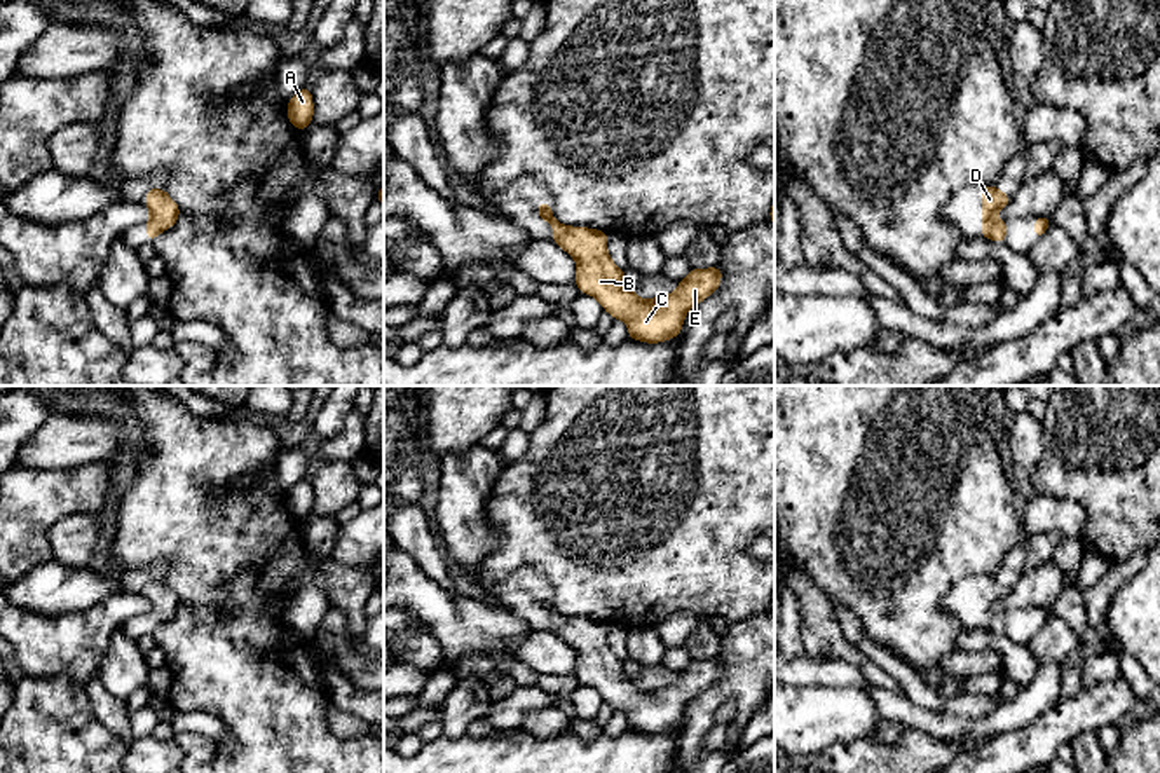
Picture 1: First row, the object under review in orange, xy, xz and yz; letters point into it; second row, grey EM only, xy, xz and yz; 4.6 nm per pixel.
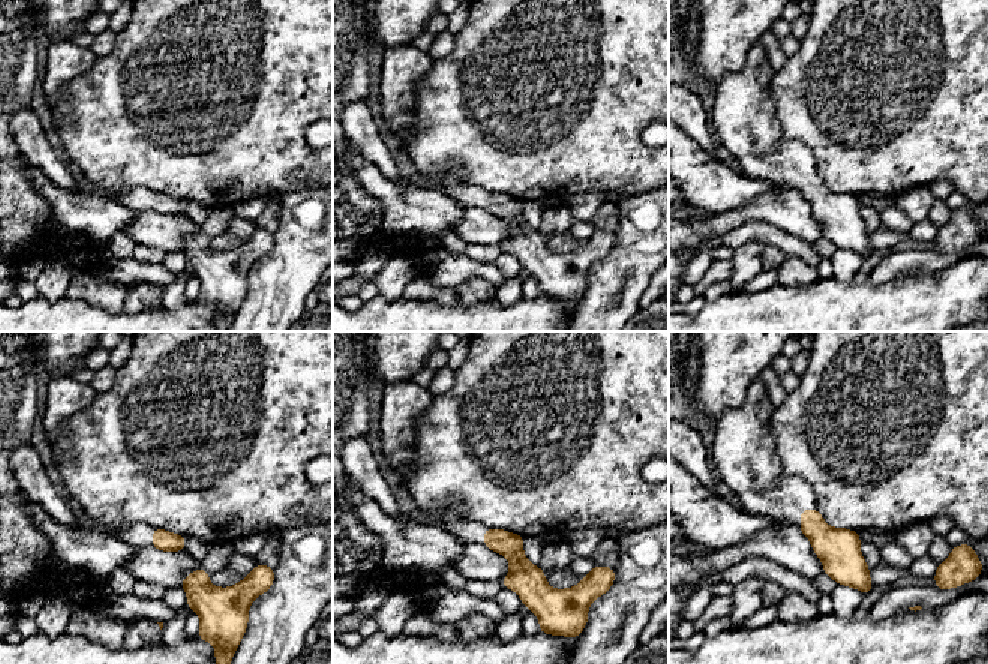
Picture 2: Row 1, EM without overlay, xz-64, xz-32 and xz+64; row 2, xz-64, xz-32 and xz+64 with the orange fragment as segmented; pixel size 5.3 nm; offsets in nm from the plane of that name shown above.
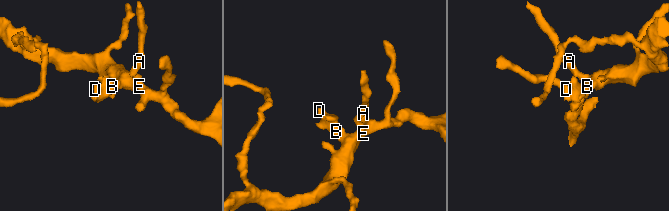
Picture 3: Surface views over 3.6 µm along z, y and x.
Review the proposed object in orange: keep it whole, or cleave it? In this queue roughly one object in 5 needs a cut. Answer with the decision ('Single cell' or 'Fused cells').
Single cell

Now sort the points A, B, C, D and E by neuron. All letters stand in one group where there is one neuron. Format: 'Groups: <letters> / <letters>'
Groups: A B C D E

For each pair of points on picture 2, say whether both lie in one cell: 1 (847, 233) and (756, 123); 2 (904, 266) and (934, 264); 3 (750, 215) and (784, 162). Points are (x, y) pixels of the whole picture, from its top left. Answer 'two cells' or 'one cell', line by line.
1: one cell
2: one cell
3: two cells

